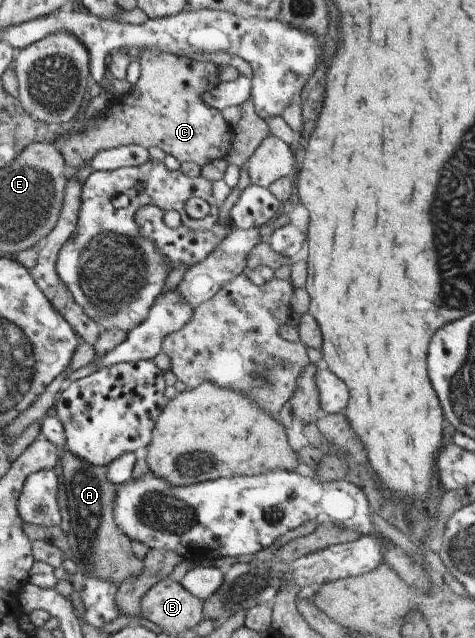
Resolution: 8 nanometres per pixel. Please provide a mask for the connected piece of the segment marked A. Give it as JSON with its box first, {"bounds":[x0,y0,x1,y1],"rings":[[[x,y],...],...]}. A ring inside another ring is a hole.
{"bounds":[58,448,146,586],"rings":[[[64,448],[59,457],[58,471],[62,472],[70,516],[70,529],[66,534],[77,570],[85,577],[95,577],[119,586],[126,578],[138,577],[146,566],[131,549],[131,539],[123,534],[113,516],[113,501],[117,485],[110,484],[106,477],[106,466],[91,466],[81,461],[71,451]]]}

